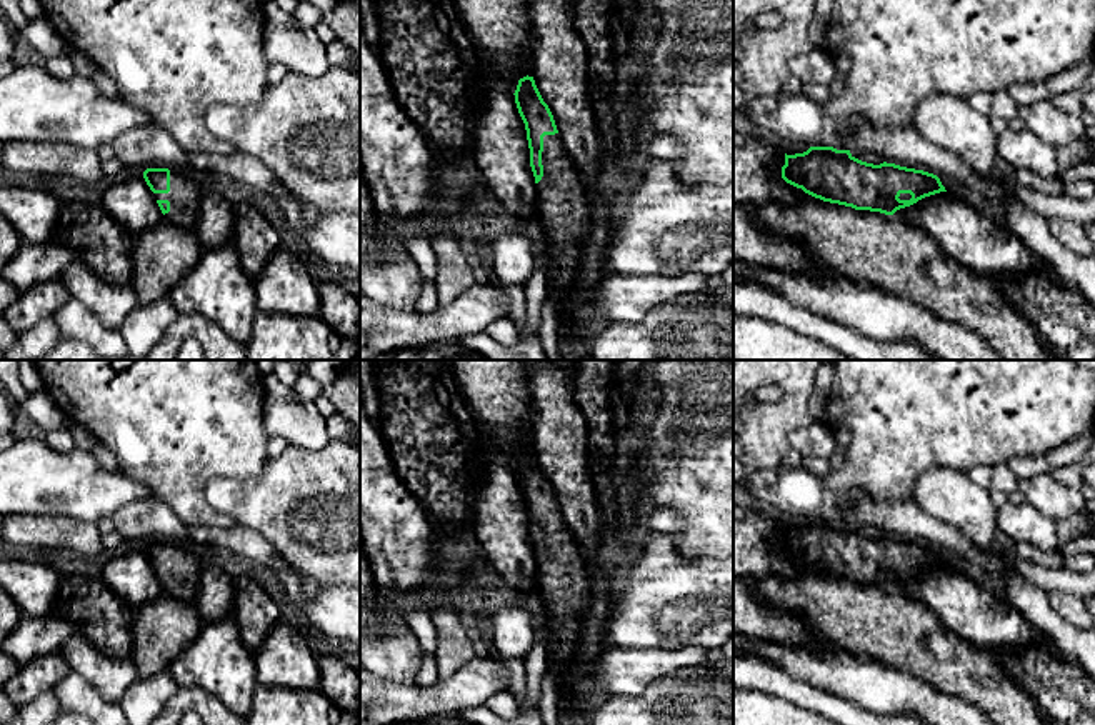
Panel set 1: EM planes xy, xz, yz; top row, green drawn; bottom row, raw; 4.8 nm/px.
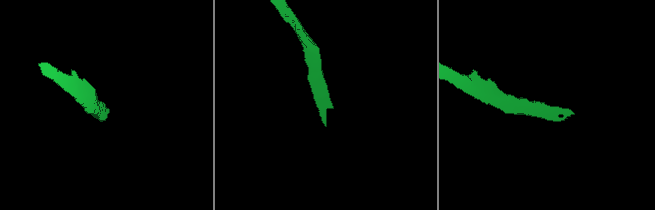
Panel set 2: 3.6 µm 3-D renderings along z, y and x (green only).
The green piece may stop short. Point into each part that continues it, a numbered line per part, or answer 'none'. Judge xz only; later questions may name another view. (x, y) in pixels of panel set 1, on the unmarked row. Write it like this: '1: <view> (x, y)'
1: xz (565, 584)

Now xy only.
1: xy (185, 564)

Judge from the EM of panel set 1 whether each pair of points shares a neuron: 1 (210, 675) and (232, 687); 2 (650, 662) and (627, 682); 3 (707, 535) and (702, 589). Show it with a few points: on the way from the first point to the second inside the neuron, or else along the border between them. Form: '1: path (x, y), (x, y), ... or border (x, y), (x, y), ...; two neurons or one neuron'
1: path (215, 675), (227, 682); one neuron
2: path (645, 665), (632, 677); one neuron
3: border (672, 535), (682, 557), (715, 559); two neurons

